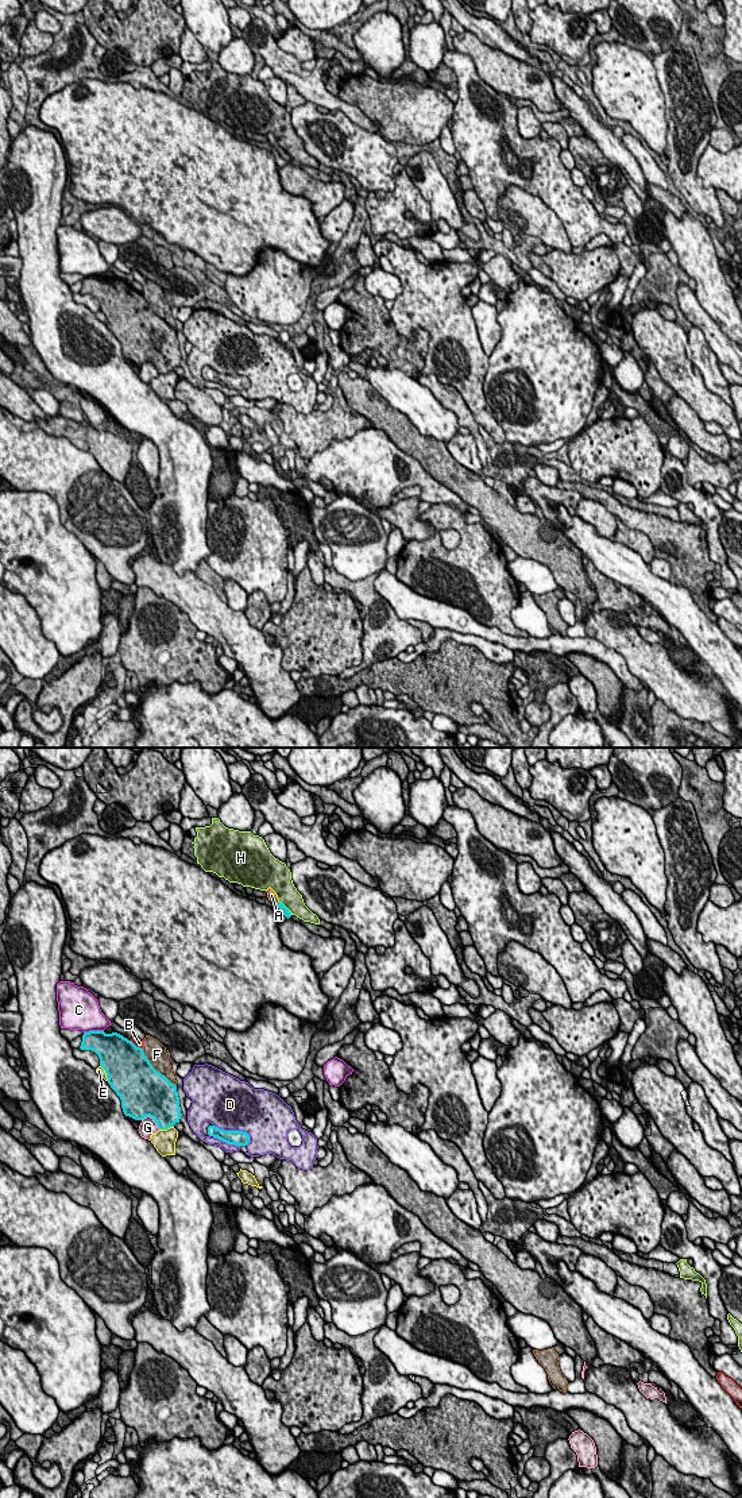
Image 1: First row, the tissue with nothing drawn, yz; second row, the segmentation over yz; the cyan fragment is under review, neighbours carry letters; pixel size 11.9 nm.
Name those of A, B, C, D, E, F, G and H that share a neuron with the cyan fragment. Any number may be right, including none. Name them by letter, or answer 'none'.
A

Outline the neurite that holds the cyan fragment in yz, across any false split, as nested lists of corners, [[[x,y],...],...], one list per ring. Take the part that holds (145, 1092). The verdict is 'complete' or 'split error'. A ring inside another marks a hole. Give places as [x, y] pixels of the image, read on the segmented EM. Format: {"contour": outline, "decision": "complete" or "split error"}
{"contour": [[[104,1031],[84,1032],[80,1049],[98,1055],[125,1116],[135,1120],[150,1116],[159,1130],[179,1123],[182,1113],[177,1086],[152,1067],[143,1049],[117,1032]]], "decision": "complete"}

